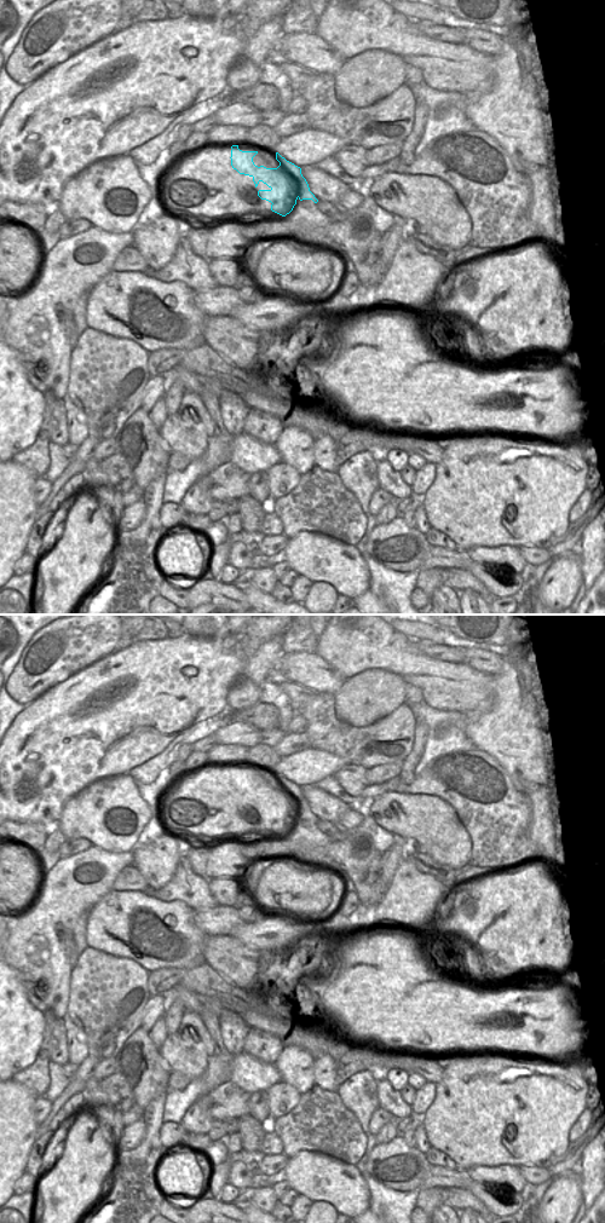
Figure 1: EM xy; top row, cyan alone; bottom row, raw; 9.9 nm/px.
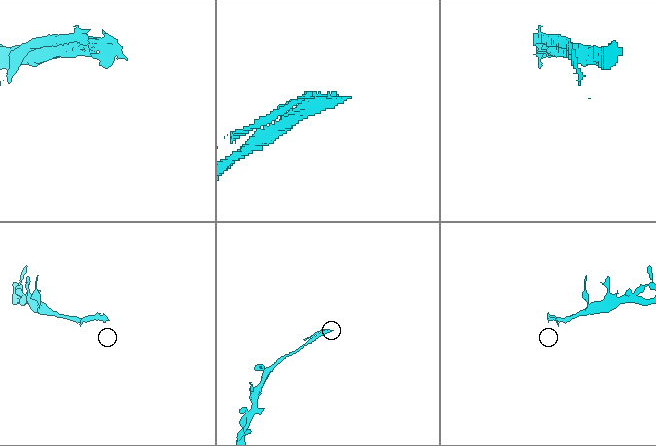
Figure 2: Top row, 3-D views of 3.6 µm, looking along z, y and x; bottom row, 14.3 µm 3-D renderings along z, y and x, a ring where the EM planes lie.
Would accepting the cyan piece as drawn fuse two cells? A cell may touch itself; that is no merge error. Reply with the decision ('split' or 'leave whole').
split

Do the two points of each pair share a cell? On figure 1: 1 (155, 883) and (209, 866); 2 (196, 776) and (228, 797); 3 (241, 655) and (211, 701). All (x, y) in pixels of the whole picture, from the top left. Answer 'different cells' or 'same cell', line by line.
1: different cells
2: different cells
3: same cell

